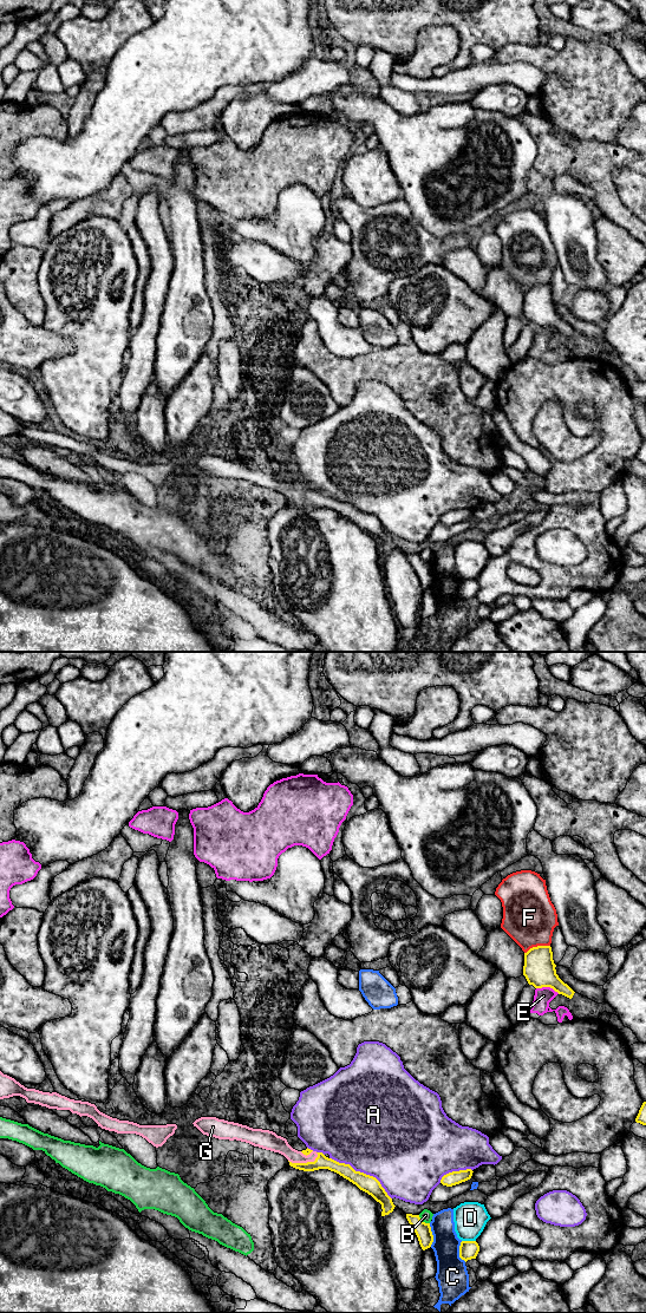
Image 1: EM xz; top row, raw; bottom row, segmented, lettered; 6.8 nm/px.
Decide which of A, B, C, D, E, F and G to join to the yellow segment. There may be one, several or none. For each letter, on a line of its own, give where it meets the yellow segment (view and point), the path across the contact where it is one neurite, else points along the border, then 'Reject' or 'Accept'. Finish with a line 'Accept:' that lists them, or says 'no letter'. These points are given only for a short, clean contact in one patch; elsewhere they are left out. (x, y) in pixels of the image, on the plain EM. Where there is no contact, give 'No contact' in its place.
A: Touches yellow at xz (363, 511). Reject
B: Touches yellow at xz (422, 560). Reject
C: Touches yellow at xz (432, 574). Reject
D: Touches yellow at xz (469, 580). Reject
E: Touches yellow at xz (548, 325). Reject
F: Touches yellow at xz (537, 285). Reject
G: Touches yellow at xz (304, 502). Path across: xz (321, 501), (304, 502), (275, 482). Accept
Accept: G

